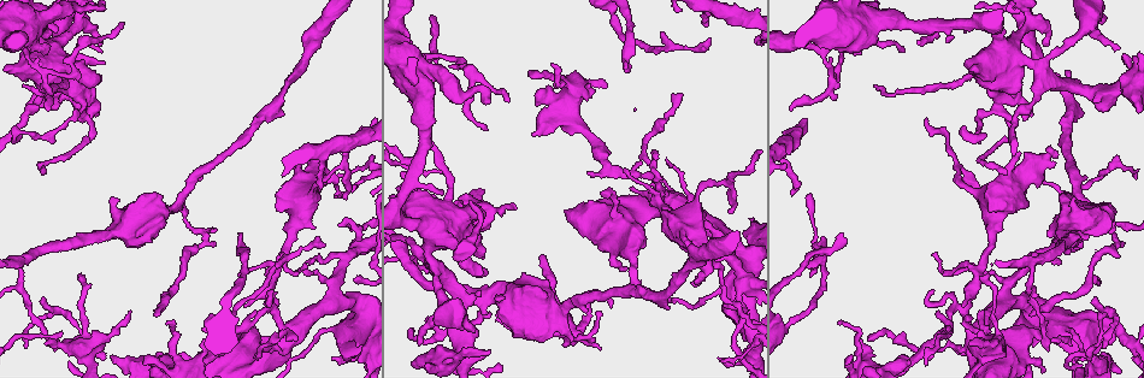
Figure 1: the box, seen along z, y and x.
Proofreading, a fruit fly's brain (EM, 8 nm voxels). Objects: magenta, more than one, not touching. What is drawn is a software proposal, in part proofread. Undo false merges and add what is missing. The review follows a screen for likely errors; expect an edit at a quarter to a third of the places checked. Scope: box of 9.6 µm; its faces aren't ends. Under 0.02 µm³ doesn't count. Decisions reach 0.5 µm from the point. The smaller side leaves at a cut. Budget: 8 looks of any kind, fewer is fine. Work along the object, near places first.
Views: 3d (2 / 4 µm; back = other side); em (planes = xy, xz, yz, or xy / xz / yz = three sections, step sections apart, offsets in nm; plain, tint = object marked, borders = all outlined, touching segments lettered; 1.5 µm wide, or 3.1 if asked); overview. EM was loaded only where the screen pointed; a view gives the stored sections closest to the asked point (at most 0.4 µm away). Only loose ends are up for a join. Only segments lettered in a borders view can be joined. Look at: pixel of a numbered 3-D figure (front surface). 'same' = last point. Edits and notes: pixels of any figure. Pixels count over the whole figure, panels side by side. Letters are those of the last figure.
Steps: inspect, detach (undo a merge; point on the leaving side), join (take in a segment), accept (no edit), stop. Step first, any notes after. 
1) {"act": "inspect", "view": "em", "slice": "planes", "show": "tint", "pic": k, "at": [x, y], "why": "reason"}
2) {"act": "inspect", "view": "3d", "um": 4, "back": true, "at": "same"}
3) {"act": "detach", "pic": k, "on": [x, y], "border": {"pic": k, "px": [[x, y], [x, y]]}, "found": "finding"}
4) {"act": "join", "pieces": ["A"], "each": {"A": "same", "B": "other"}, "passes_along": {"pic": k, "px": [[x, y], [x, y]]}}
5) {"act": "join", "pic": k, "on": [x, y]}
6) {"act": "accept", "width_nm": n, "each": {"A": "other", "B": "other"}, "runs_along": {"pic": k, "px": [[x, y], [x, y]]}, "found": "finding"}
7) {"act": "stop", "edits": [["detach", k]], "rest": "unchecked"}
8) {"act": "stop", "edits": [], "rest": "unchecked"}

{"act": "inspect", "view": "3d", "um": 4, "back": true, "pic": 1, "at": [1118, 241], "why": "abrupt turn"}

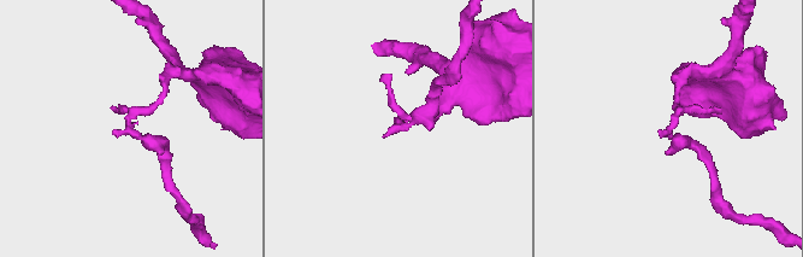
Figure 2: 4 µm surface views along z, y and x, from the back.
{"act": "inspect", "view": "em", "slice": "yz", "step": 8, "show": "tint", "pic": 2, "at": [401, 129]}

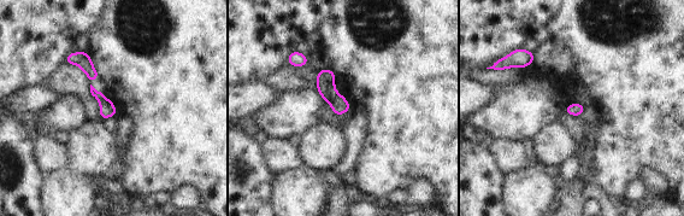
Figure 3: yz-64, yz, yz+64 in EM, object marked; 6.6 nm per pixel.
{"act": "inspect", "view": "em", "slice": "yz", "step": 8, "show": "borders", "at": "same", "why": "what lies round it"}

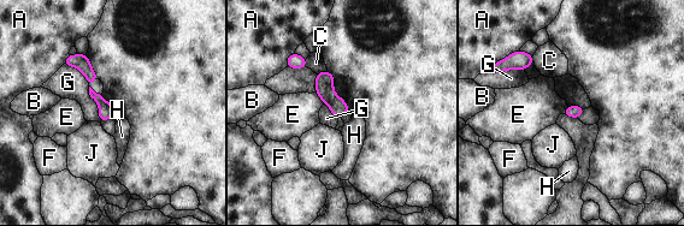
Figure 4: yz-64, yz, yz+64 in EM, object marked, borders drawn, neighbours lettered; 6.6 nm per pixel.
{"act": "detach", "pic": 4, "on": [337, 107], "each": {"A": "other", "B": "other", "C": "other", "E": "other", "F": "other", "G": "other", "H": "other", "J": "other"}, "border": {"pic": 4, "px": [[335, 95], [328, 103]]}, "found": "two neurons meet here"}

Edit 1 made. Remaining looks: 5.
{"act": "inspect", "view": "overview"}

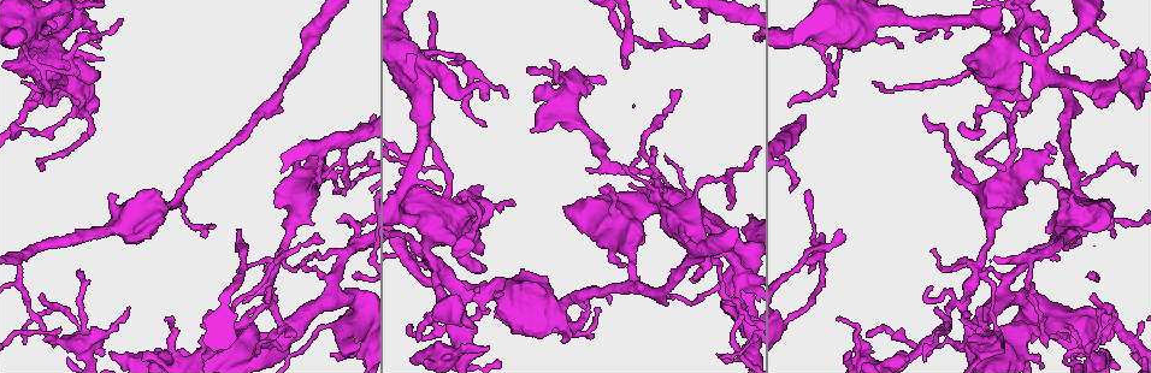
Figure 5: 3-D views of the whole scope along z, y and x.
{"act": "inspect", "view": "3d", "um": 2, "pic": 5, "at": [486, 126], "why": "thin end"}

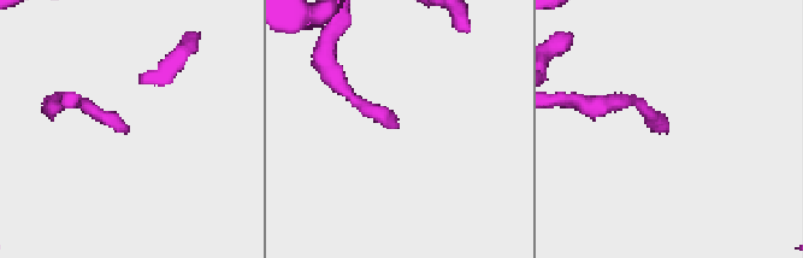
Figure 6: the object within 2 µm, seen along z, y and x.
{"act": "inspect", "view": "em", "slice": "planes", "show": "tint", "pic": 6, "at": [396, 125]}

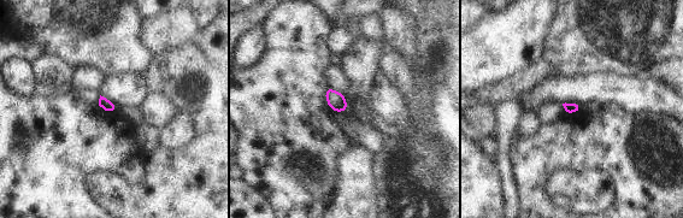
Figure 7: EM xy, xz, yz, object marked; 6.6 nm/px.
{"act": "inspect", "view": "em", "slice": "planes", "show": "borders", "at": "same", "why": "what lies round it"}

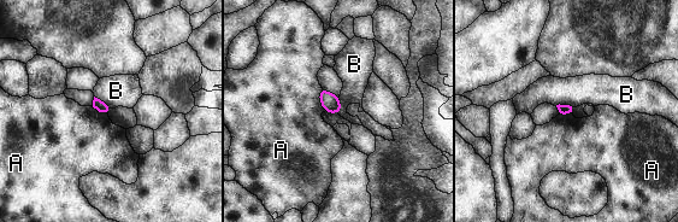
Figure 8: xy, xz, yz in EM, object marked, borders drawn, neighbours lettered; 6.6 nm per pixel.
{"act": "accept", "each": {"A": "other", "B": "other"}, "border": {"pic": 8, "px": [[555, 105], [572, 104], [575, 106]]}, "found": "none of them fits"}

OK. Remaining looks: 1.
{"act": "stop", "edits": [["detach", 4]], "rest": "unchecked"}

